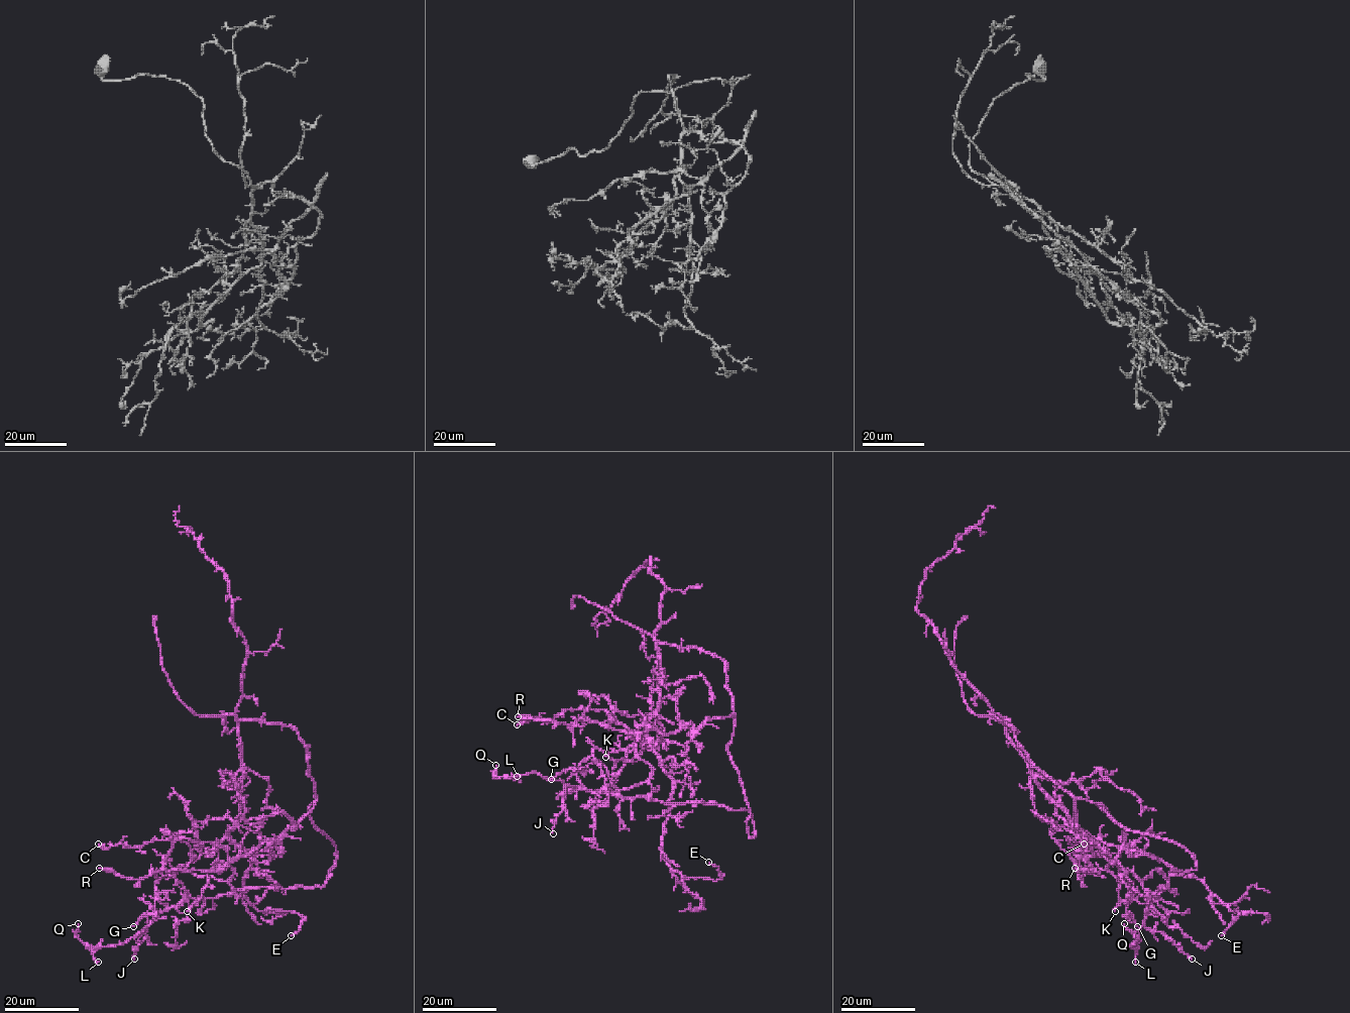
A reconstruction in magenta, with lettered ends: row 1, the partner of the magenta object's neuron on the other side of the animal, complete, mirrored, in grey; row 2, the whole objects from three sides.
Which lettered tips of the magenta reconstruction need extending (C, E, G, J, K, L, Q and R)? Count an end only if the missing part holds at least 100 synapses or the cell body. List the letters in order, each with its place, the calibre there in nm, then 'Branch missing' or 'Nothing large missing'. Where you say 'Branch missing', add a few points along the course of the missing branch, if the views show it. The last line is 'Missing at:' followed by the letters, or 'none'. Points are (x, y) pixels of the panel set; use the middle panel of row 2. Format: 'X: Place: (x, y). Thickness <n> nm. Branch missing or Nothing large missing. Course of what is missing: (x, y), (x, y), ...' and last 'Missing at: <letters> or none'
C: Place: (517, 724). Thickness 110 nm. Nothing large missing
E: Place: (708, 862). Thickness 110 nm. Nothing large missing
G: Place: (551, 779). Thickness 150 nm. Nothing large missing
J: Place: (553, 833). Thickness 150 nm. Nothing large missing
K: Place: (605, 757). Thickness 280 nm. Nothing large missing
L: Place: (517, 776). Thickness 160 nm. Nothing large missing
Q: Place: (495, 765). Thickness 140 nm. Nothing large missing
R: Place: (518, 716). Thickness 260 nm. Nothing large missing
Missing at: none

